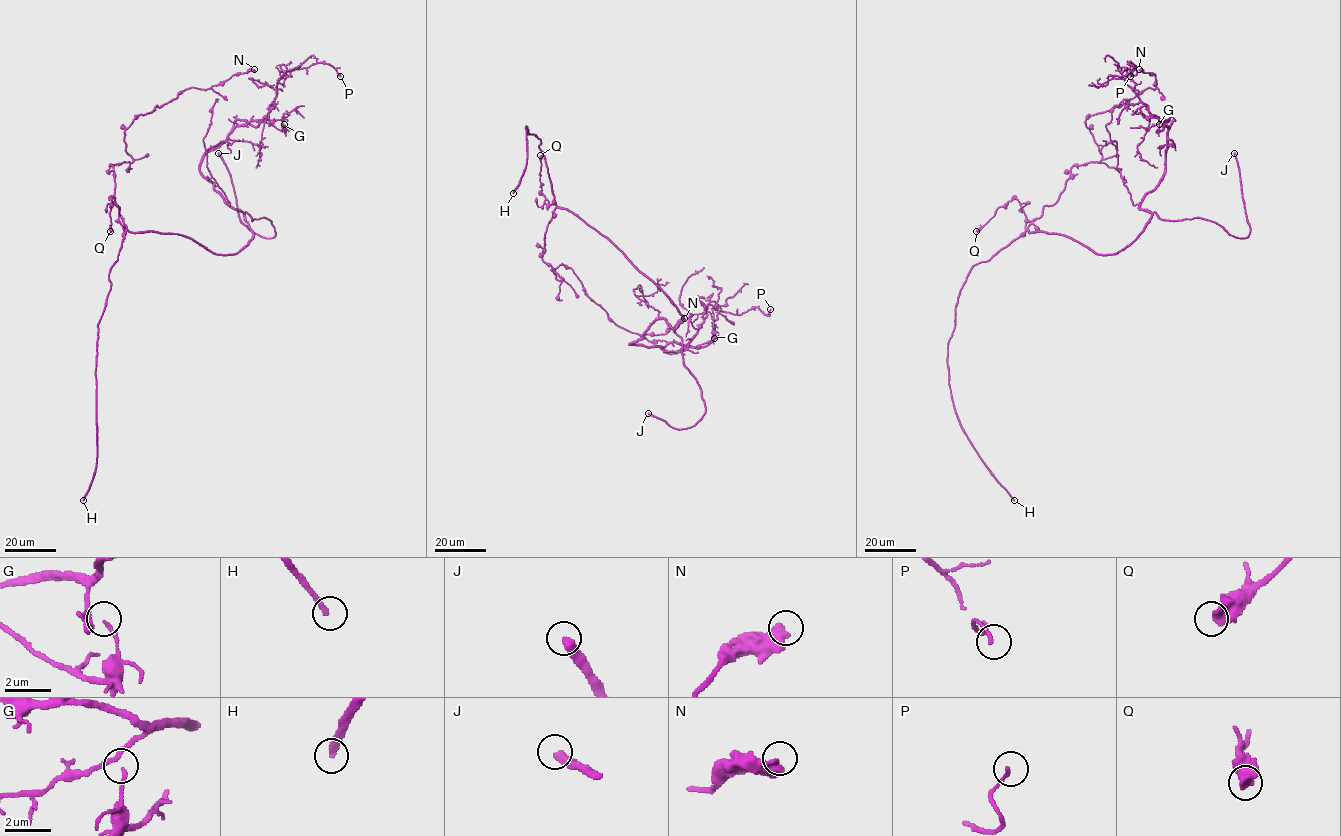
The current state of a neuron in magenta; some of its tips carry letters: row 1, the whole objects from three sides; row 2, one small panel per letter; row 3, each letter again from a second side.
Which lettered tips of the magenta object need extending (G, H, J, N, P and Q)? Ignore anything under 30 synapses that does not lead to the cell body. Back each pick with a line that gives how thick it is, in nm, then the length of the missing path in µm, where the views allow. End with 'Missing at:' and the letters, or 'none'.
H: Thickness 280 nm. Missing length about 130 µm
J: Thickness 400 nm. Missing length about 20 µm
Missing at: H, J

